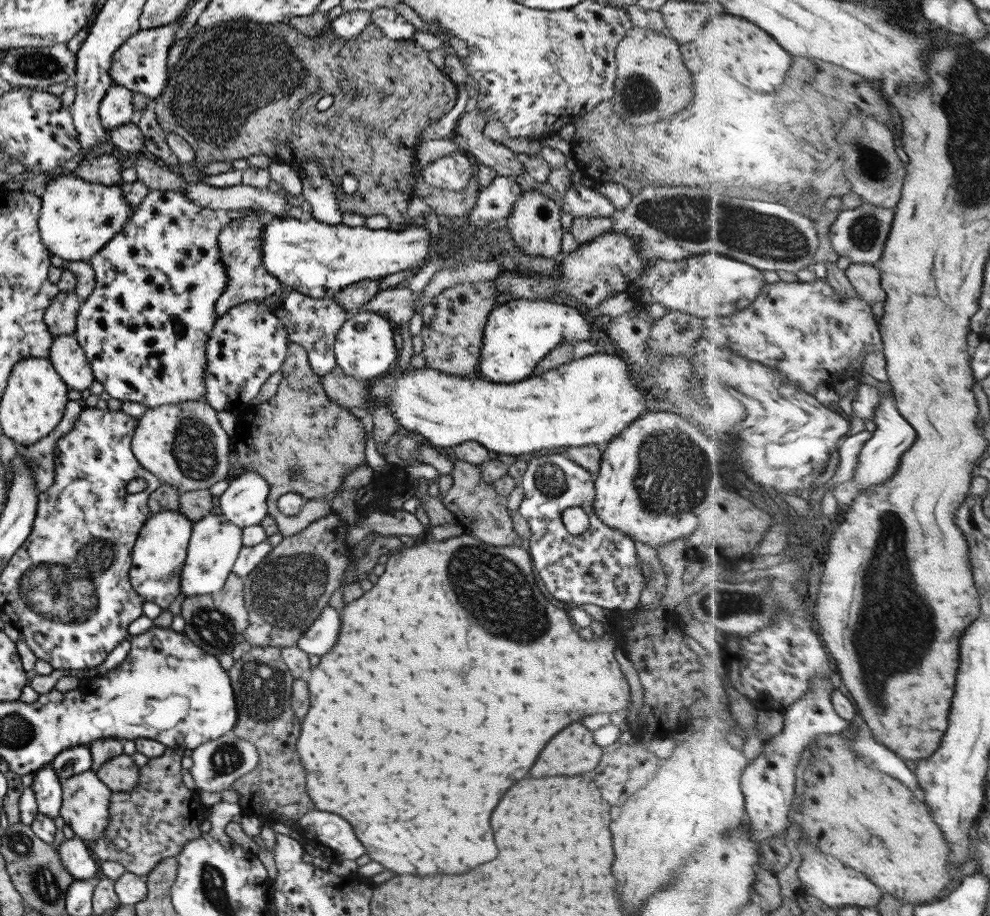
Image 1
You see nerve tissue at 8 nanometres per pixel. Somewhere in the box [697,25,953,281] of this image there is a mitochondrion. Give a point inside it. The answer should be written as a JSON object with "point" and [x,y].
{"point":[868,162]}

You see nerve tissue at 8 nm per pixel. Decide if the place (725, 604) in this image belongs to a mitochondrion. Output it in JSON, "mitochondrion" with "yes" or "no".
{"mitochondrion":"yes"}

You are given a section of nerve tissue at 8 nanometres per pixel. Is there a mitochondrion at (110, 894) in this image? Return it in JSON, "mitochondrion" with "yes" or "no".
{"mitochondrion":"no"}

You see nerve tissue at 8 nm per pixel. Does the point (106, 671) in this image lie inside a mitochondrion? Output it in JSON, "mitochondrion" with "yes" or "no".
{"mitochondrion":"no"}

